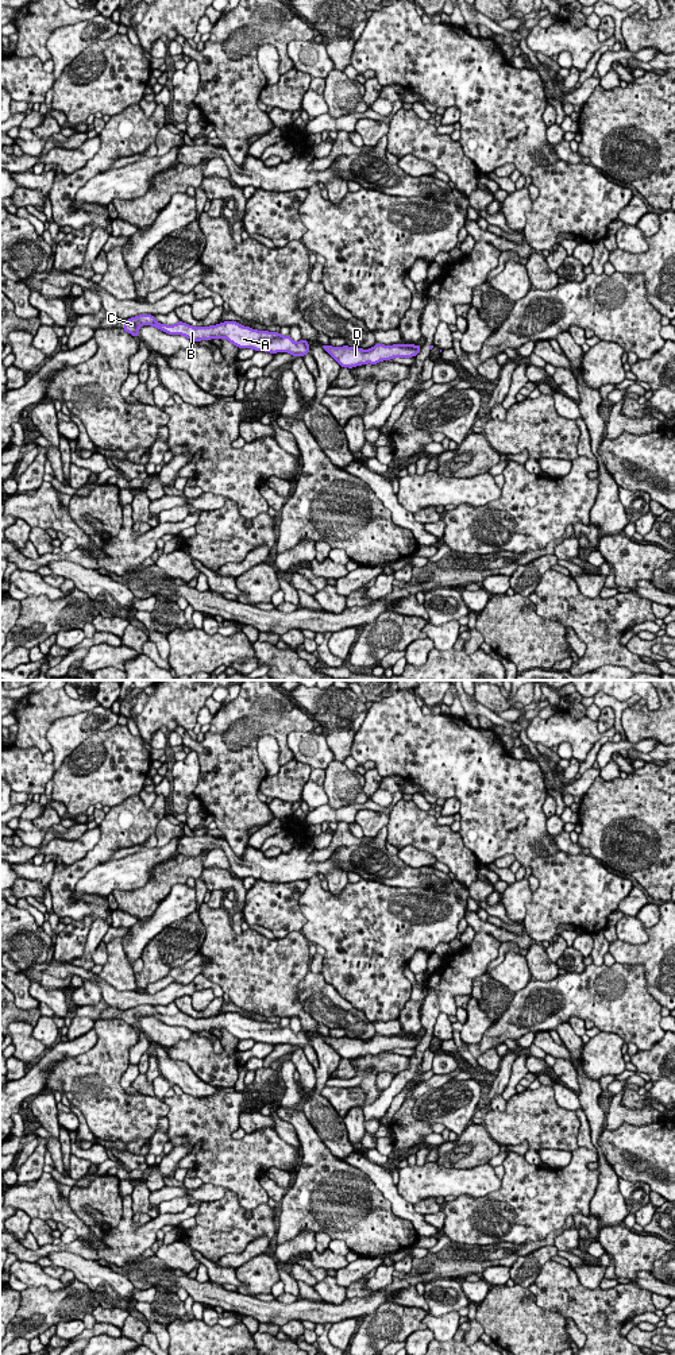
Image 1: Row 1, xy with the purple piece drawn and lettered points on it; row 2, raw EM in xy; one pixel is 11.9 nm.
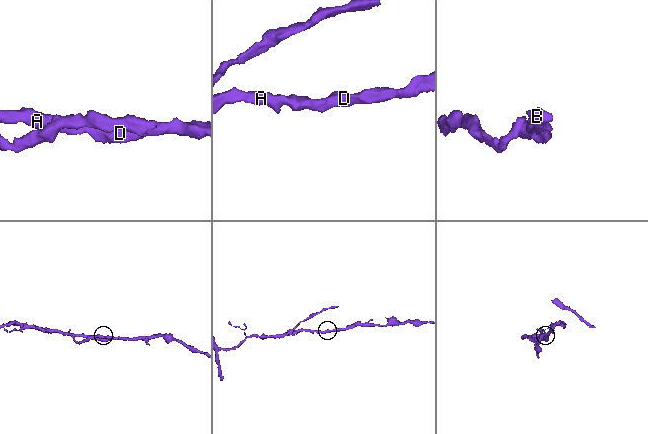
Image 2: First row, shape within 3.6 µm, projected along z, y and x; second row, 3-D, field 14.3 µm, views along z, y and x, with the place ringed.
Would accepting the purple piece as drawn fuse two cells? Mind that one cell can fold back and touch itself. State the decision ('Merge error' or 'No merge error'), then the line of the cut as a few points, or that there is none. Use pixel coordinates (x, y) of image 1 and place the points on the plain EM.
Merge error. Split along xy (158, 1014), (151, 1015)

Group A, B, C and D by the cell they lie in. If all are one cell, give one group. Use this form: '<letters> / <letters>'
A B D / C

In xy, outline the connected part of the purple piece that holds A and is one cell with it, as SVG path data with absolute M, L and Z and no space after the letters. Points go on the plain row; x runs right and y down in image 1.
M184 1012L174 1016L153 1015L153 1018L169 1024L186 1027L193 1032L207 1031L212 1028L227 1030L238 1039L252 1039L255 1042L271 1043L288 1043L296 1047L304 1047L309 1045L309 1034L304 1030L293 1032L290 1026L282 1027L279 1023L258 1022L250 1018L240 1016L236 1012L224 1012L217 1016L209 1018L192 1018Z

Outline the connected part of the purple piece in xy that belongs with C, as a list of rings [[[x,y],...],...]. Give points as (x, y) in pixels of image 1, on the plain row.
[[[139,1005],[139,1007],[127,1010],[123,1020],[131,1024],[132,1027],[138,1028],[140,1018],[153,1016],[153,1015],[158,1015],[158,1012],[153,1005]]]

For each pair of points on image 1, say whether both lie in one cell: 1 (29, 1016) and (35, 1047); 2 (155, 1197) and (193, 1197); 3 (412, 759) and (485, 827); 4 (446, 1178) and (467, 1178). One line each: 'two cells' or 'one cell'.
1: two cells
2: one cell
3: one cell
4: one cell

